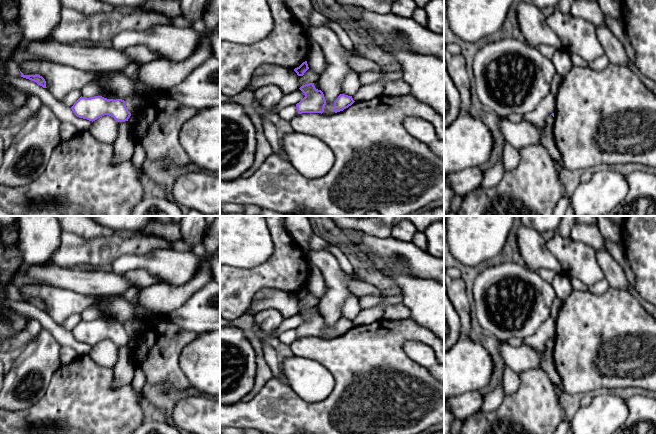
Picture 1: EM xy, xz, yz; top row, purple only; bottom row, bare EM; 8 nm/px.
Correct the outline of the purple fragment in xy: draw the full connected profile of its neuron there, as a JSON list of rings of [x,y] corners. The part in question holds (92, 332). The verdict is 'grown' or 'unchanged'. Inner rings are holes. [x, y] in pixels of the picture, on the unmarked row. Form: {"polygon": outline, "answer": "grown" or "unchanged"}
{"polygon": [[[102,320],[80,321],[71,331],[73,337],[83,343],[95,345],[98,342],[109,339],[117,346],[125,346],[131,340],[125,325],[122,323],[107,323]]], "answer": "unchanged"}

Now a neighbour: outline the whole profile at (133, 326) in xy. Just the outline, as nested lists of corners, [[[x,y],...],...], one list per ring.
[[[133,317],[125,322],[125,329],[128,333],[128,335],[131,338],[135,338],[137,335],[139,335],[141,331],[141,327],[143,325],[143,321],[138,317]]]

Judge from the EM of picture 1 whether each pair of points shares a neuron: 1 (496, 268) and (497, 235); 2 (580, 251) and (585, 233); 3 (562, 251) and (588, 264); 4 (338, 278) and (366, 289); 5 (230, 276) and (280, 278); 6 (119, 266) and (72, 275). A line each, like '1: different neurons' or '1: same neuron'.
1: different neurons
2: different neurons
3: same neuron
4: different neurons
5: same neuron
6: different neurons

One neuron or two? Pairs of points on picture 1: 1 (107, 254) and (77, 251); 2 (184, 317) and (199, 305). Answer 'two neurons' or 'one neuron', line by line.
1: one neuron
2: one neuron

